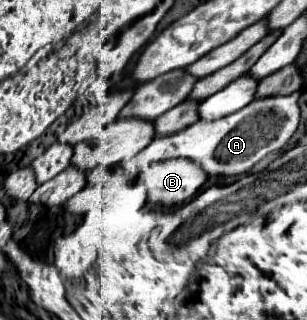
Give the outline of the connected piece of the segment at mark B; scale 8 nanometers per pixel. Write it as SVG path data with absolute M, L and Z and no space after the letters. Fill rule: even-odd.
M184 158L172 162L154 162L146 174L146 202L178 208L194 198L206 178L208 176L198 166L184 162Z

